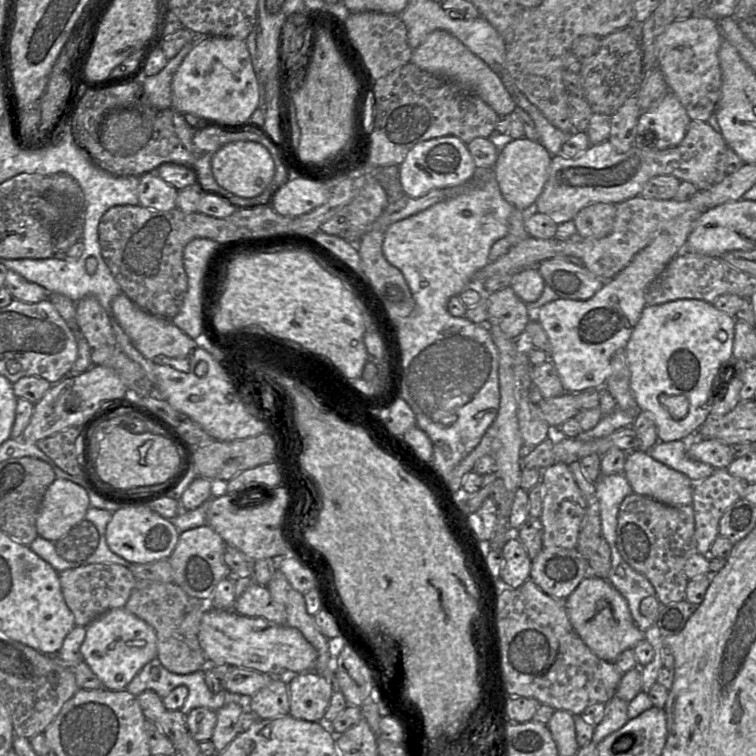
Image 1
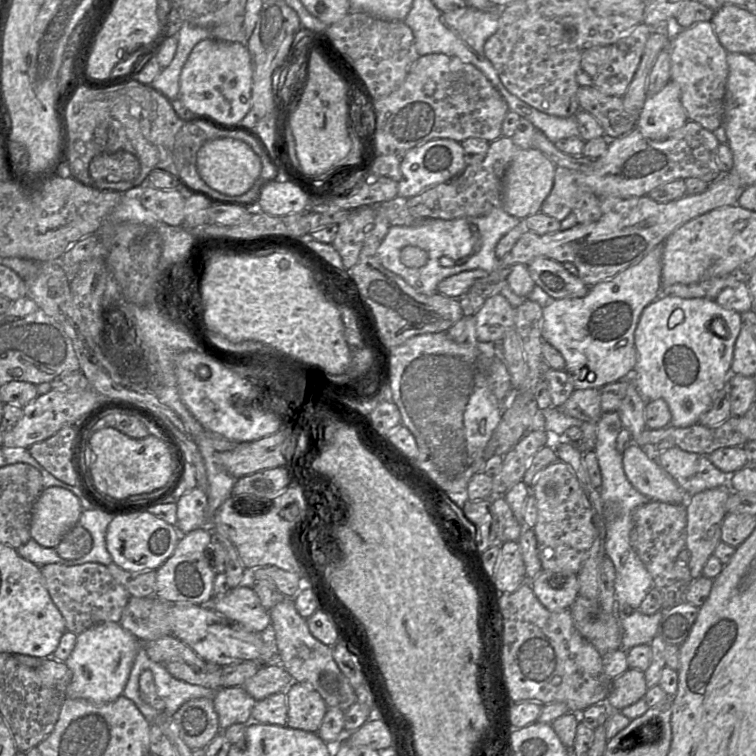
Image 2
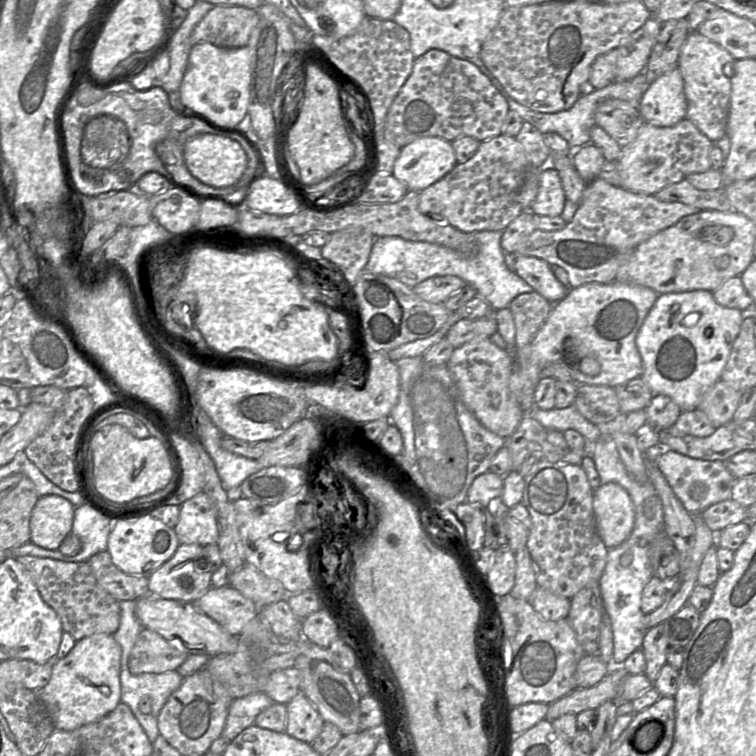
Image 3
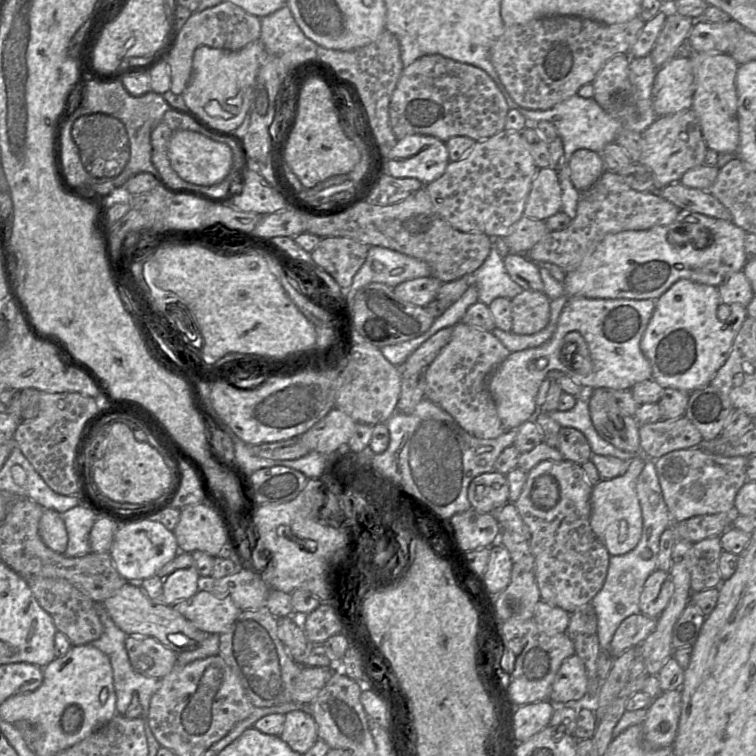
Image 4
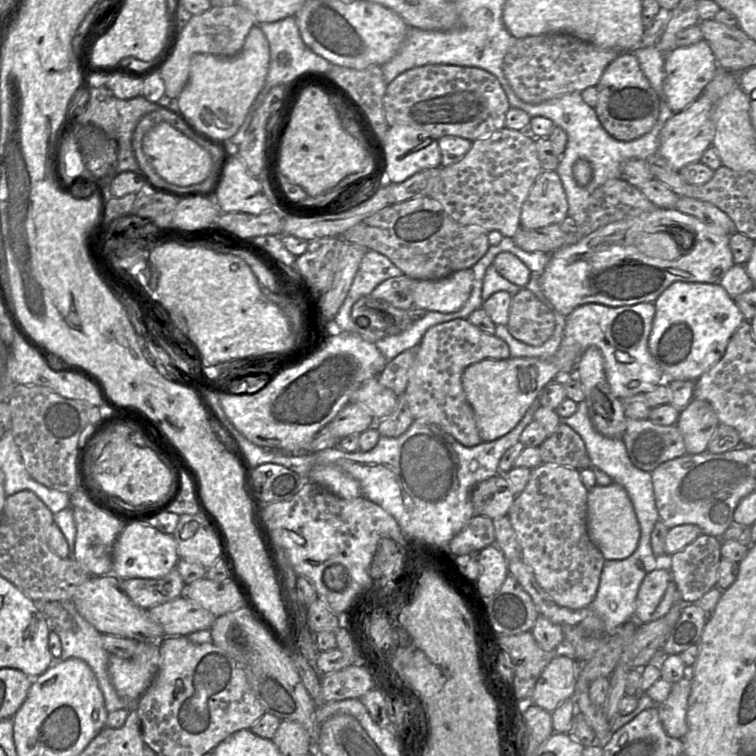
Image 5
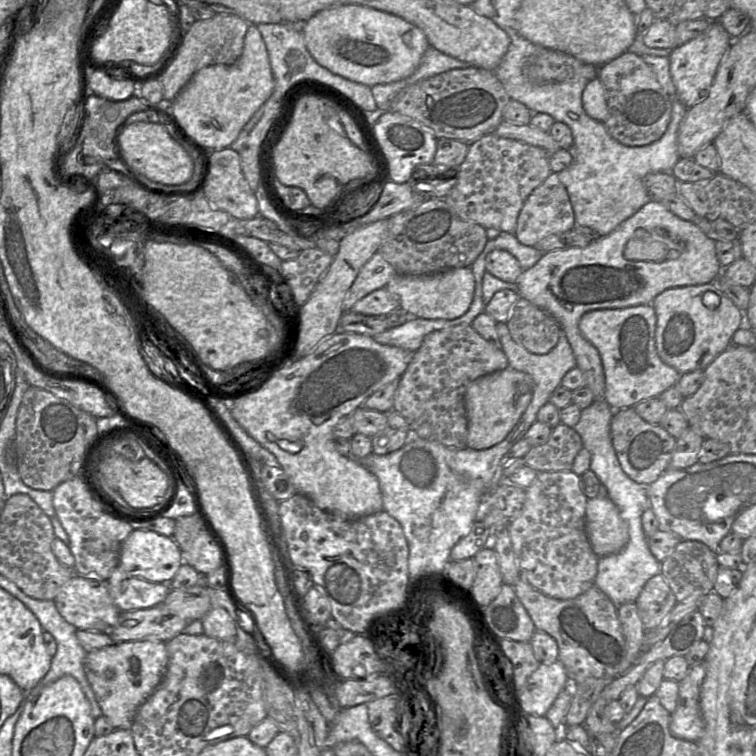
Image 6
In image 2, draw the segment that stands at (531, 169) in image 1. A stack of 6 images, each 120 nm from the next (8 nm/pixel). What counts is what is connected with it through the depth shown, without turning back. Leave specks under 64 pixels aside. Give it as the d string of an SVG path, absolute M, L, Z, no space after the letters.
M535 147L518 149L503 177L503 209L520 220L540 212L542 203L551 192L555 168L556 166Z

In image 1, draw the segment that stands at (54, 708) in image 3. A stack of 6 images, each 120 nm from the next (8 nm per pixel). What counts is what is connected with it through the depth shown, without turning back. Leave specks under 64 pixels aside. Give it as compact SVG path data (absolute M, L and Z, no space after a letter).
M124 607L113 608L86 626L80 652L103 688L118 691L125 689L140 669L157 657L157 637L153 627L144 620Z

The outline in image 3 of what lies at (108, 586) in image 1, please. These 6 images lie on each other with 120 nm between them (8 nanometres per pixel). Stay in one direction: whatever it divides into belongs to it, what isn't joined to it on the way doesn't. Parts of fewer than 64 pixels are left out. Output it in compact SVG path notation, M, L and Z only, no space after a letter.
M20 556L16 560L29 572L43 601L59 616L63 631L69 633L75 641L93 634L113 635L118 629L120 622L119 601L97 583L87 562L70 563L32 556Z

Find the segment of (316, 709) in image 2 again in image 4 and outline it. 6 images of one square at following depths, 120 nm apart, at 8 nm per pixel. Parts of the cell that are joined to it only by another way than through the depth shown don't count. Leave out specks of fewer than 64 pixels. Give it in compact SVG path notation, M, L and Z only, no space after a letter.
M303 710L287 713L280 738L295 752L305 754L318 740L314 718L308 711Z

